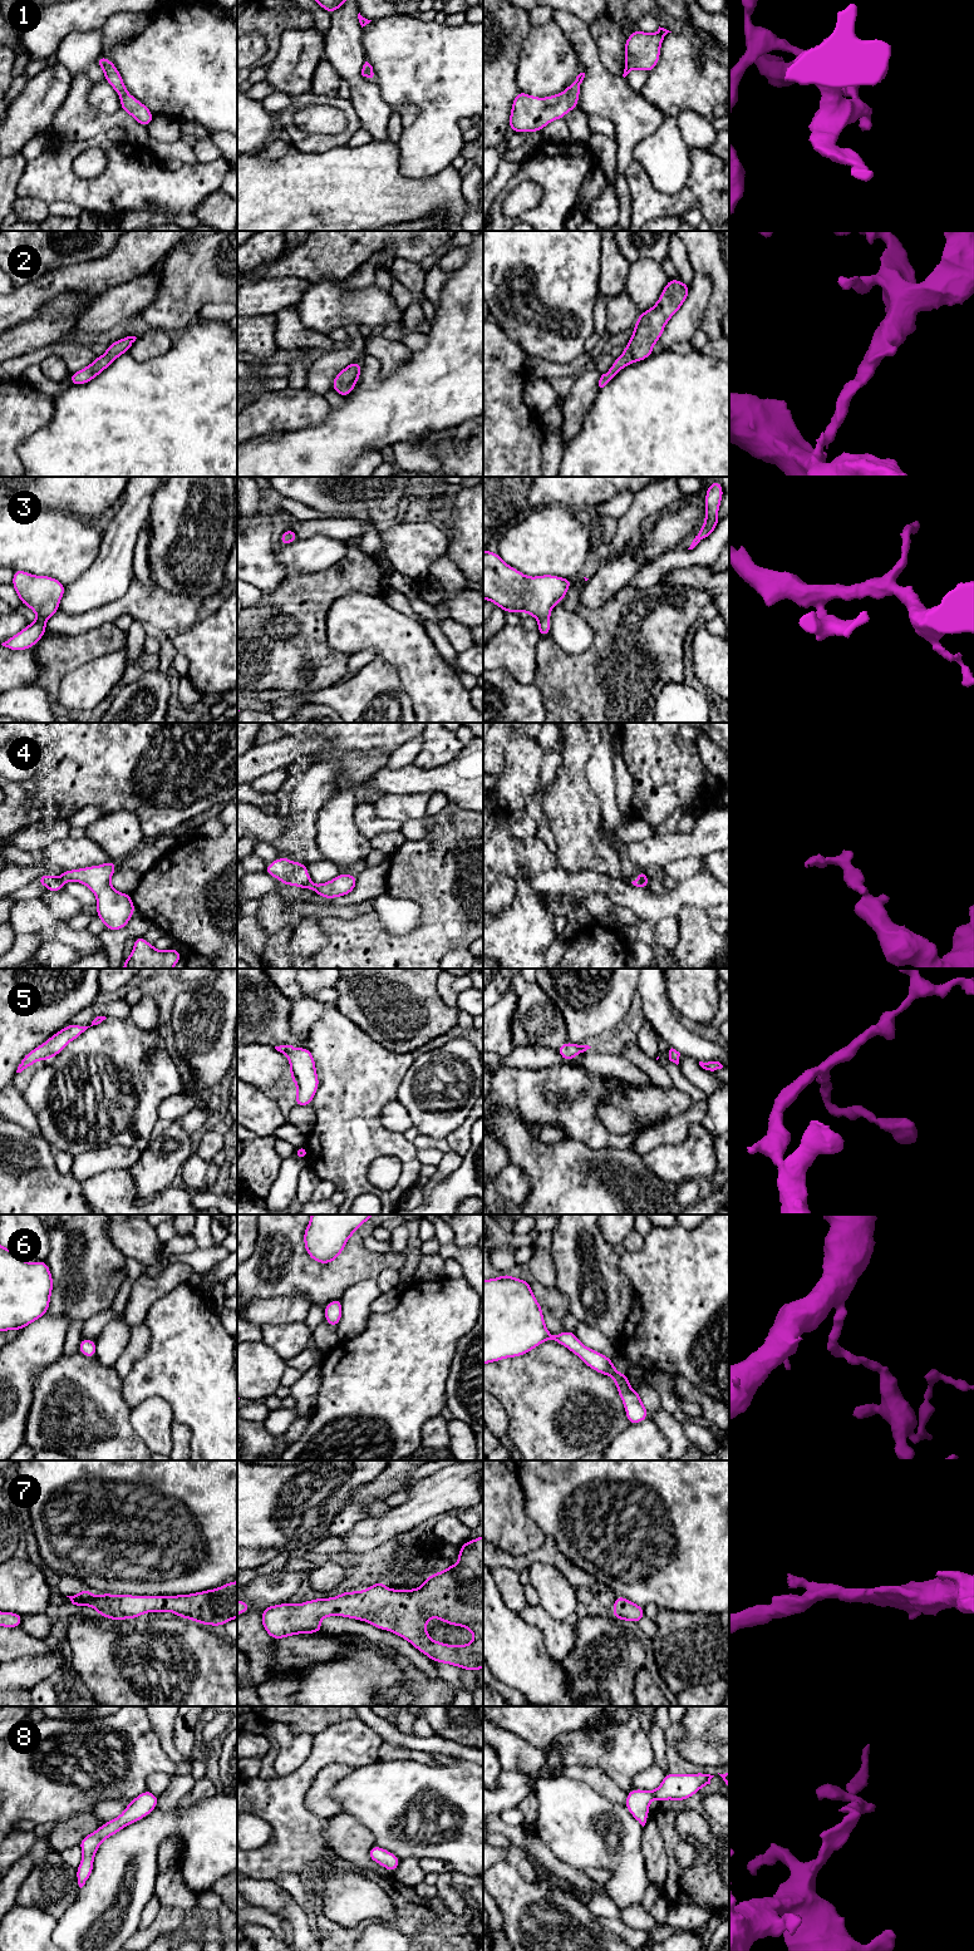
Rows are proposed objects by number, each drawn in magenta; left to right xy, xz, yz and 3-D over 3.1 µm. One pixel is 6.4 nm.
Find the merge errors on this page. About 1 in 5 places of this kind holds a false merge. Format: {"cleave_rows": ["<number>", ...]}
{"cleave_rows": ["4"]}

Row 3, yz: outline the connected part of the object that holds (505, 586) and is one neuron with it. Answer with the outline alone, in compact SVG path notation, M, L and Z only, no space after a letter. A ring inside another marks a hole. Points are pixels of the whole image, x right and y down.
M483 550L483 598L505 612L528 612L538 620L540 636L550 636L550 614L572 582L552 575L525 576L508 566L498 553Z

